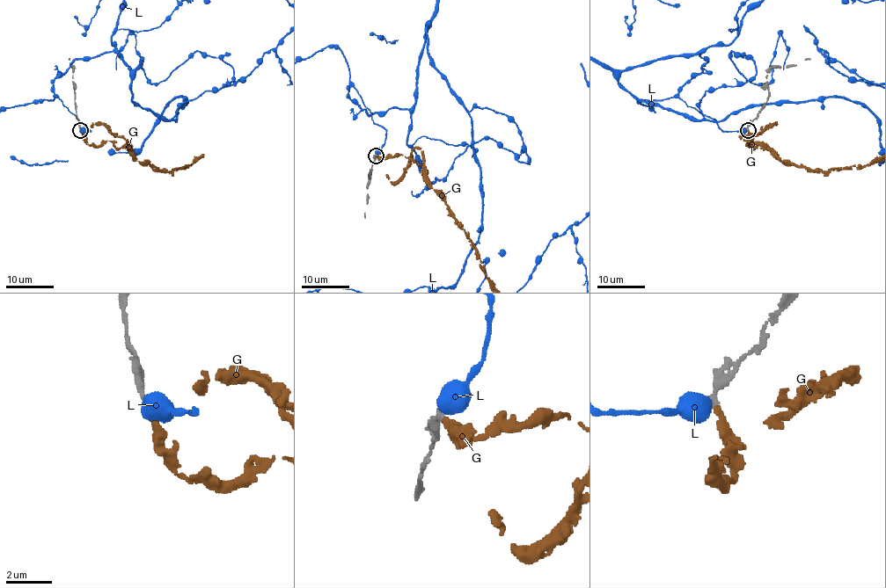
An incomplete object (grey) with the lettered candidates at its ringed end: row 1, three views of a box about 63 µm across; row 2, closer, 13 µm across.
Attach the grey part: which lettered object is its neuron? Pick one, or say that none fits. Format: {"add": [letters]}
{"add": ["G"]}

